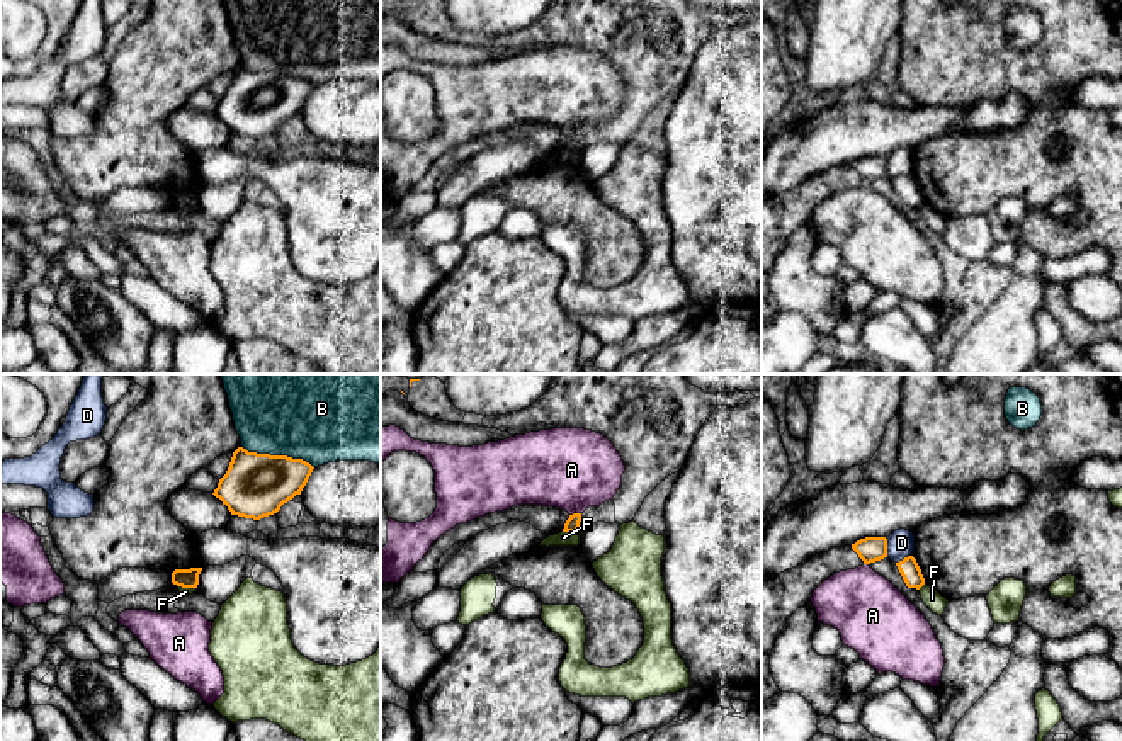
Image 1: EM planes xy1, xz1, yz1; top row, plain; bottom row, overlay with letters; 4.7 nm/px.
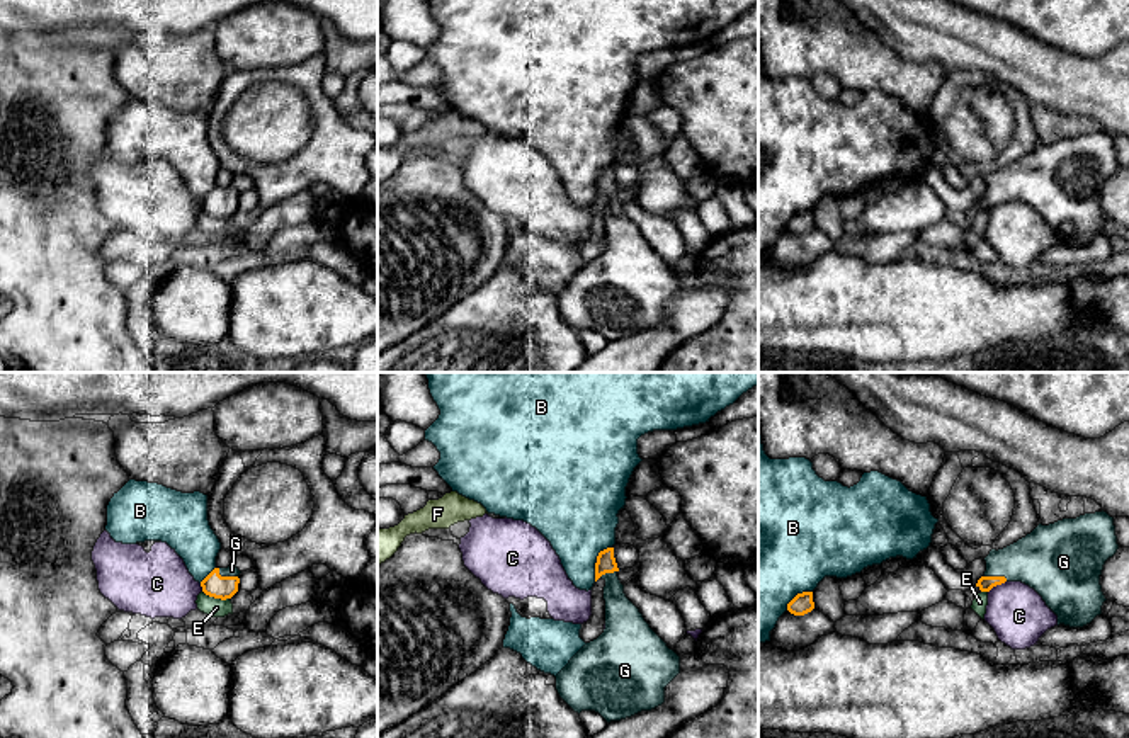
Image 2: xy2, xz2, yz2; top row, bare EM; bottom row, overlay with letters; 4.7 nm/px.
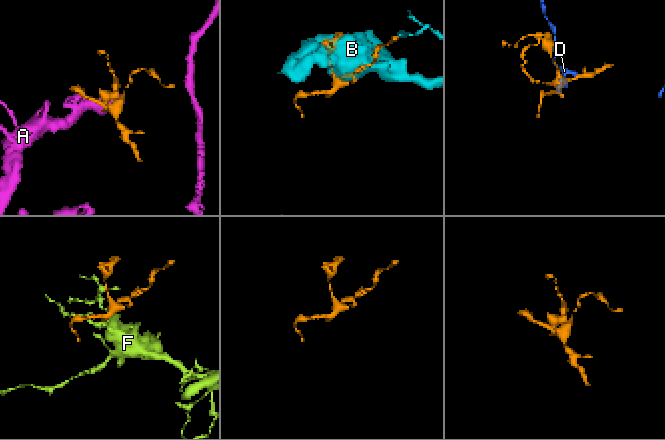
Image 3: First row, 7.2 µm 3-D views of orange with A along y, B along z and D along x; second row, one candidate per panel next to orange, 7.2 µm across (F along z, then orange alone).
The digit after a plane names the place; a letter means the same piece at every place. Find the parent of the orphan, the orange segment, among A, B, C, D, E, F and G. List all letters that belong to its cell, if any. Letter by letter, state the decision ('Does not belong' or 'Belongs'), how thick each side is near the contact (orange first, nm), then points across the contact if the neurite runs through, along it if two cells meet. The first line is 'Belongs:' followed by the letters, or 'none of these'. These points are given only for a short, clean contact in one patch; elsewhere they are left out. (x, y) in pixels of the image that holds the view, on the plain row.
Belongs: G
A: Does not belong. Thickness 70 nm (orange) against 380 nm
B: Does not belong. Thickness 300 nm (orange) against 380 nm
C: Does not belong. Thickness 70 nm (orange) against 280 nm. Boundary: yz2 (1005, 199), (988, 211)
D: Does not belong. Thickness 120 nm (orange) against 130 nm. Boundary: yz1 (886, 158), (888, 175)
E: Does not belong. Thickness 110 nm (orange) against 90 nm
F: Does not belong. Thickness 70 nm (orange) against 60 nm. Boundary: xz1 (563, 150), (577, 152)
G: Belongs. Thickness 110 nm (orange) against 50 nm

